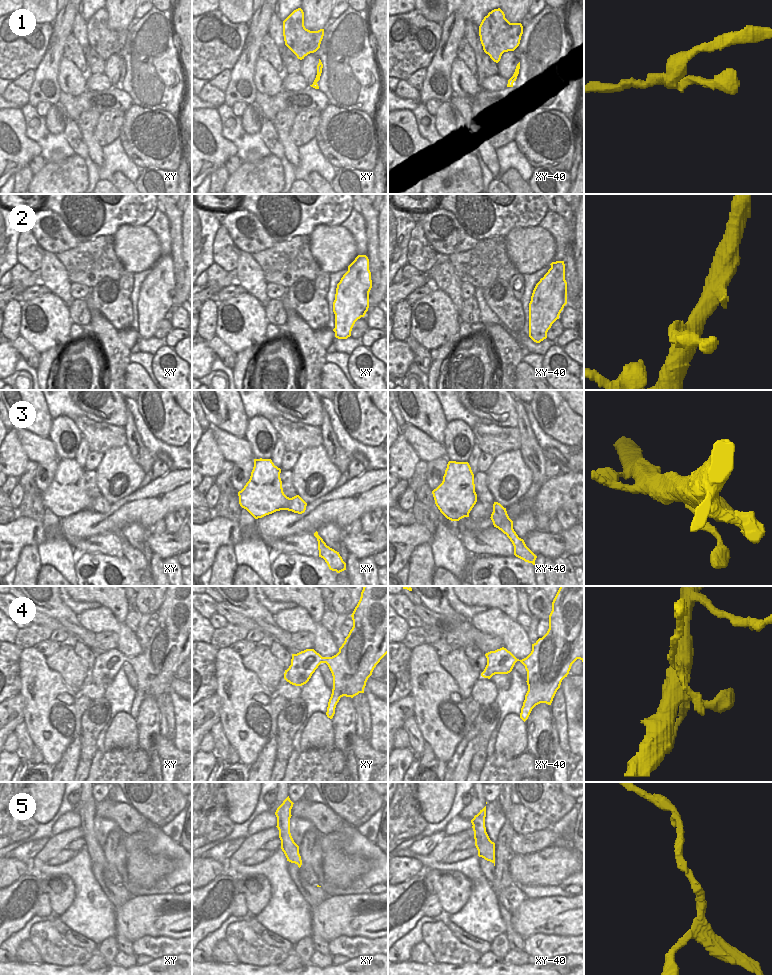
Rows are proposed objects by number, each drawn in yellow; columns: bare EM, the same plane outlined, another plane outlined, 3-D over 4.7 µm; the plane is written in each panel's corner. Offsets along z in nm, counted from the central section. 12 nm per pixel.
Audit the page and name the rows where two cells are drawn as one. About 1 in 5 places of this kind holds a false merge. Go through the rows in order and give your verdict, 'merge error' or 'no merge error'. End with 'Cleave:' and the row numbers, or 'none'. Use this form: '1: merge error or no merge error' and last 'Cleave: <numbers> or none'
1: no merge error
2: no merge error
3: no merge error
4: no merge error
5: no merge error
Cleave: none

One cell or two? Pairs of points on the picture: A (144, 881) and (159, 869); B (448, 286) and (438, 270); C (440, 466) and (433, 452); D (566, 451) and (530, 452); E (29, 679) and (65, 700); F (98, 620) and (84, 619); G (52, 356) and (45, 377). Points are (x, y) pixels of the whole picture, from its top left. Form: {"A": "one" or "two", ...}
{"A": "two", "B": "one", "C": "two", "D": "two", "E": "one", "F": "one", "G": "one"}

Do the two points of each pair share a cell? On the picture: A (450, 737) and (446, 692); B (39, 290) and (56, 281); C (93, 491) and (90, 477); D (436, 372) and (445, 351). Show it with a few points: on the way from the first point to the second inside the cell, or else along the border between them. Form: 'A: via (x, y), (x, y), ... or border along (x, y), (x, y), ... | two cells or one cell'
A: via (443, 726), (436, 716), (437, 703) | one cell
B: border along (43, 285), (51, 291) | two cells
C: via (92, 488), (91, 480) | one cell
D: via (437, 367), (440, 356) | one cell

